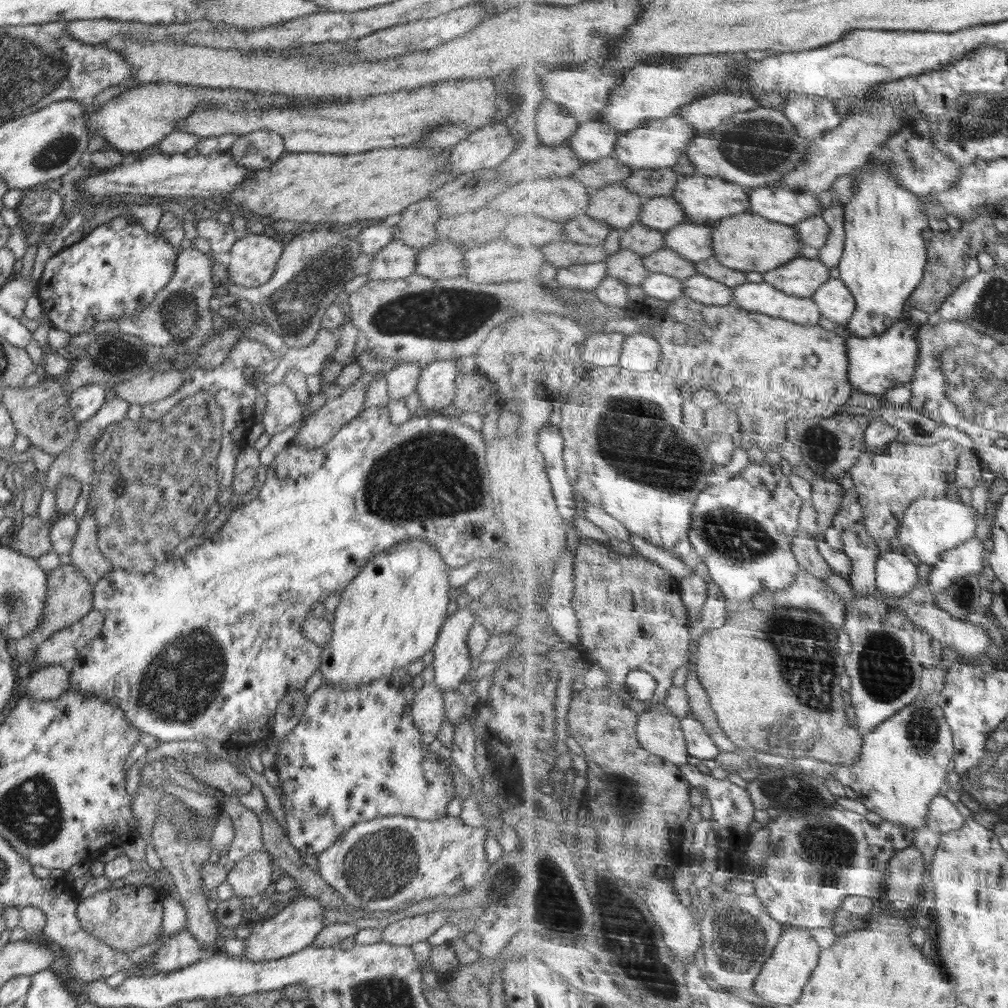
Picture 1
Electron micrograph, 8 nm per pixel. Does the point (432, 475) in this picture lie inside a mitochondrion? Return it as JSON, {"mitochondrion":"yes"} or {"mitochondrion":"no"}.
{"mitochondrion":"yes"}

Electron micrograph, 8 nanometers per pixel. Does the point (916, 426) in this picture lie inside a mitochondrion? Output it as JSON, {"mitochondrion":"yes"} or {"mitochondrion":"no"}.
{"mitochondrion":"yes"}

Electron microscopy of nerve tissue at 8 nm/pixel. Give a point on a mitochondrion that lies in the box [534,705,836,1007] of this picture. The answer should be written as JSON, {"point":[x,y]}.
{"point":[632,942]}

